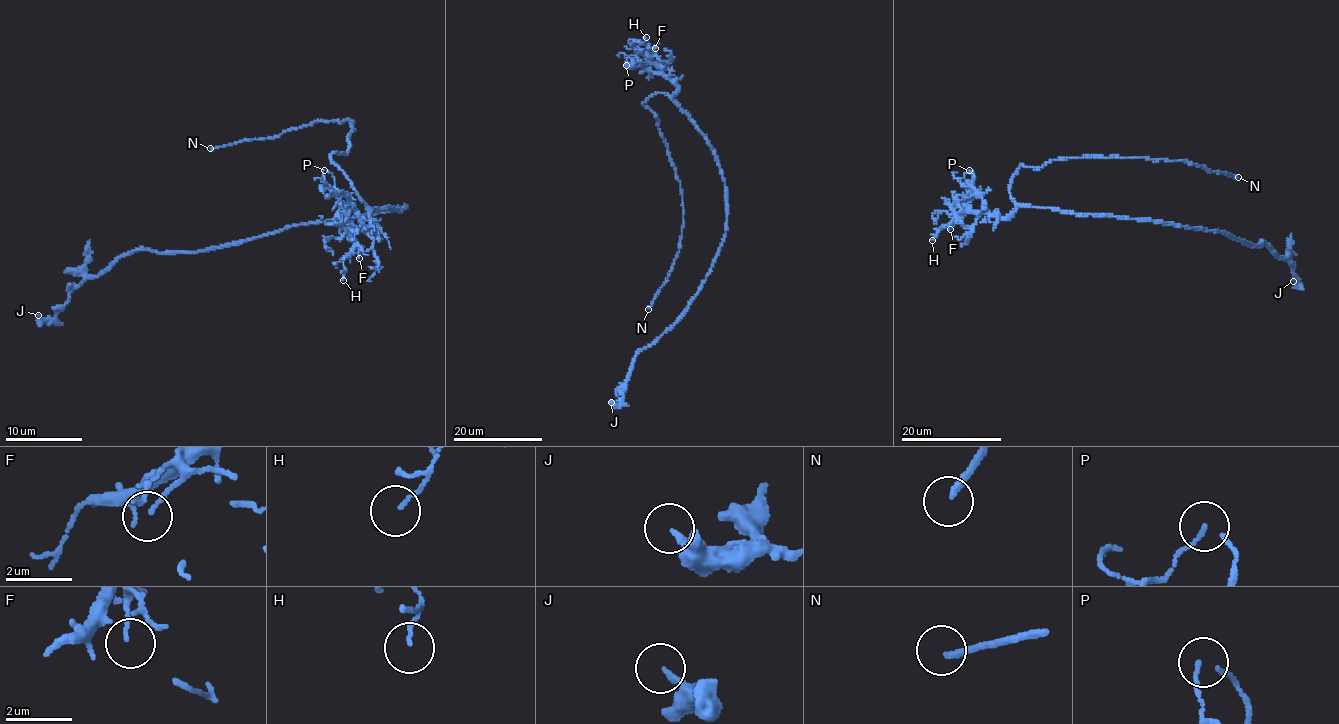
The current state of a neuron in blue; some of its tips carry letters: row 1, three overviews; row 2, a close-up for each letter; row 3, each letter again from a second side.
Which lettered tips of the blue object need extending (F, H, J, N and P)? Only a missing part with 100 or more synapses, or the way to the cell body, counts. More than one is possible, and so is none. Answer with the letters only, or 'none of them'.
N

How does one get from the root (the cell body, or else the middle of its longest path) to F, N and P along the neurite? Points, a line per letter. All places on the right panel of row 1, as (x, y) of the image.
F: (1082, 214), (1019, 206), (1005, 219), (964, 213), (950, 229)
N: (1082, 214), (1020, 206), (1010, 190), (1019, 167), (1041, 168), (1079, 157), (1148, 158), (1184, 161), (1238, 177)
P: (1082, 214), (1019, 206), (1006, 219), (999, 218), (986, 210), (982, 197), (960, 182), (969, 170)

